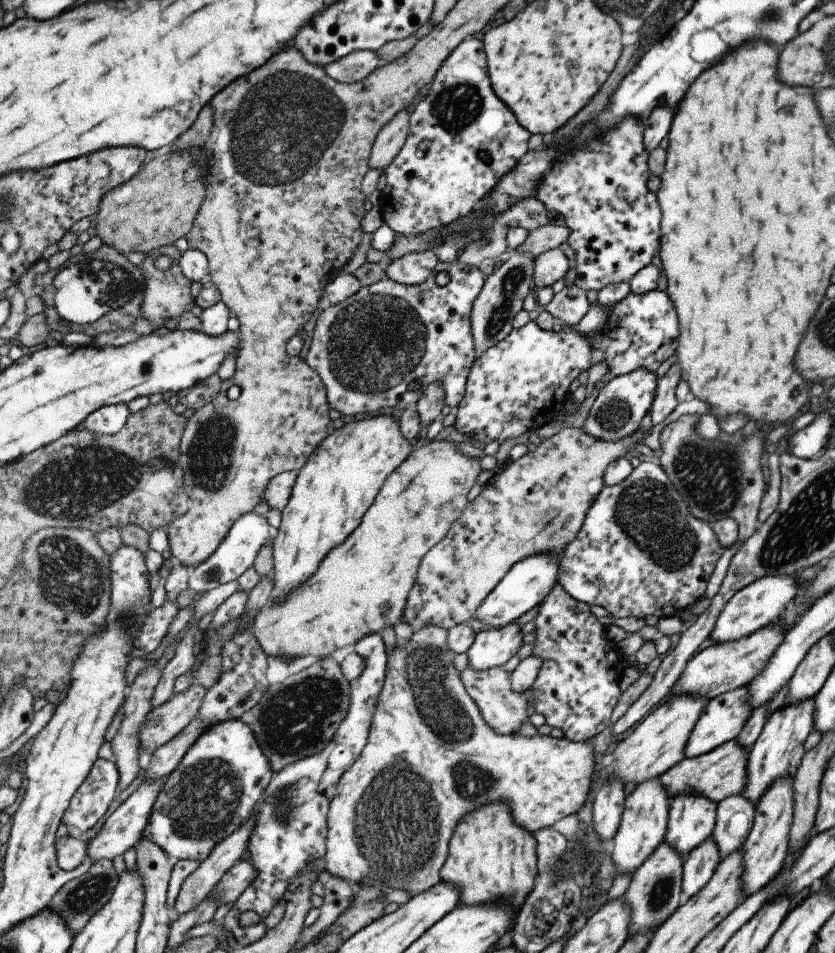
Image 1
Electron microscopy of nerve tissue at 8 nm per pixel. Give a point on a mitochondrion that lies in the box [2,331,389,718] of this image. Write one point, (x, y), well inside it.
(83, 481)

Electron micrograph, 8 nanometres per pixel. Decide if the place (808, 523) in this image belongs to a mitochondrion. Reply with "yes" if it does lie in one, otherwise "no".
yes

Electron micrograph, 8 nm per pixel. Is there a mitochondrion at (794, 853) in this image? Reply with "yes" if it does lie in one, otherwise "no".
no

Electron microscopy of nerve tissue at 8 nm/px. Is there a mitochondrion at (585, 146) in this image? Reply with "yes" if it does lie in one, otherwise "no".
no

